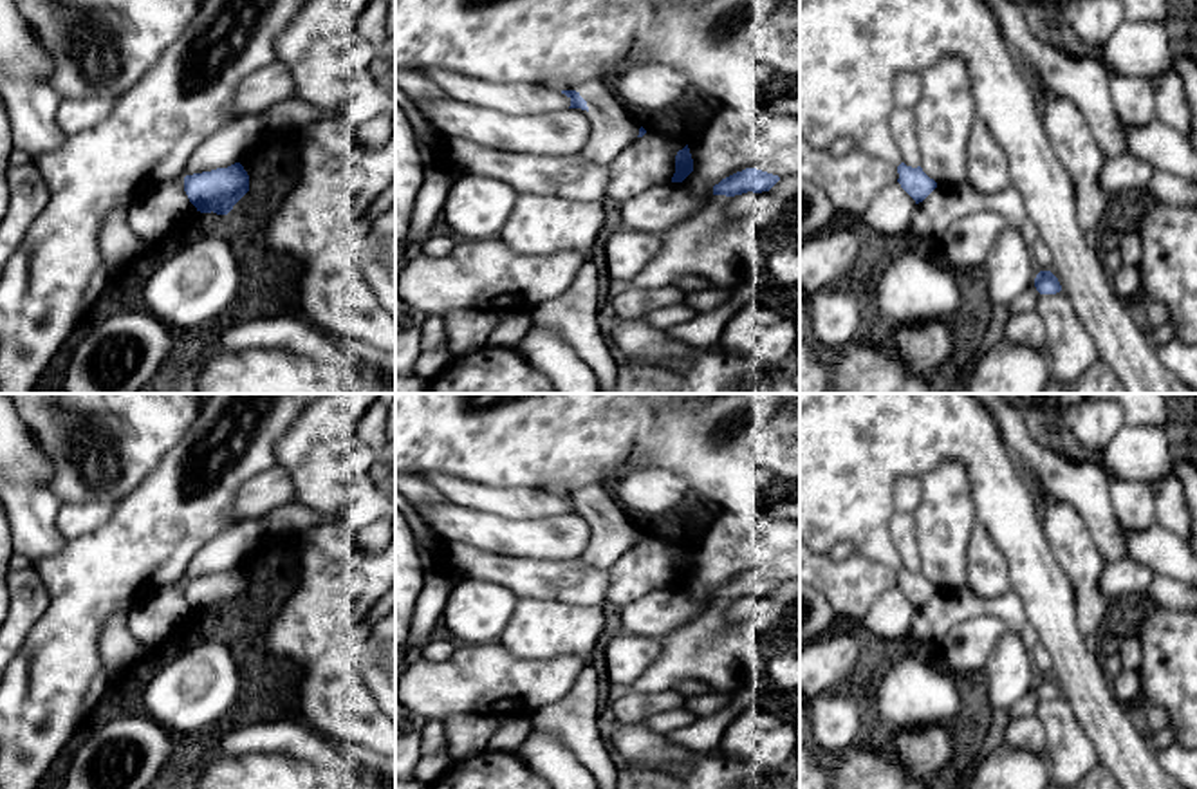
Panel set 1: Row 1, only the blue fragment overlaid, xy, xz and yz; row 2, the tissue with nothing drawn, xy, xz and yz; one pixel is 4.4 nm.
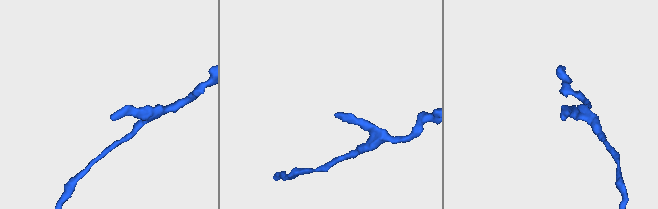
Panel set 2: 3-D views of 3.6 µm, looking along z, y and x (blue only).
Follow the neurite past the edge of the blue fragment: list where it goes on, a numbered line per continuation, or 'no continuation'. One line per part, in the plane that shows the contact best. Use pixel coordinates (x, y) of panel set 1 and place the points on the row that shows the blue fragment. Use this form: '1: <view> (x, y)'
no continuation

